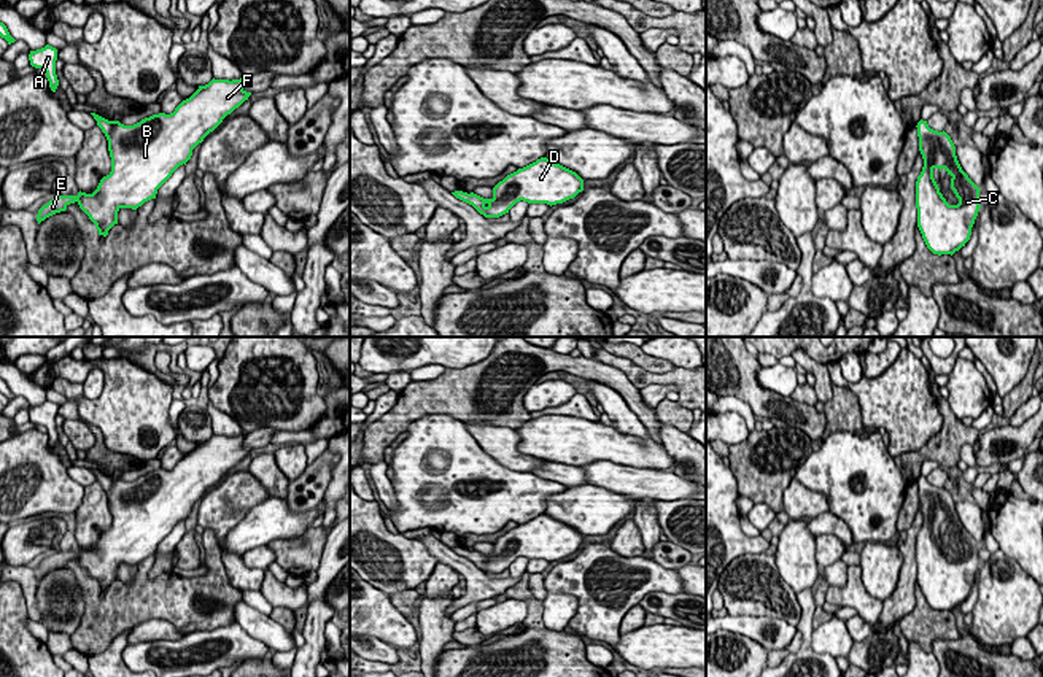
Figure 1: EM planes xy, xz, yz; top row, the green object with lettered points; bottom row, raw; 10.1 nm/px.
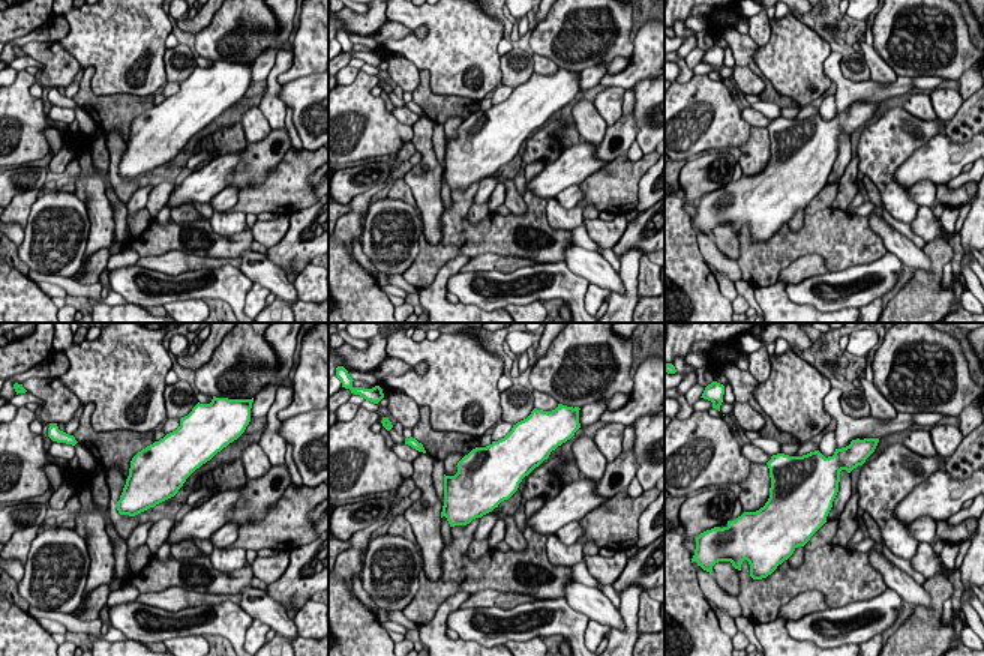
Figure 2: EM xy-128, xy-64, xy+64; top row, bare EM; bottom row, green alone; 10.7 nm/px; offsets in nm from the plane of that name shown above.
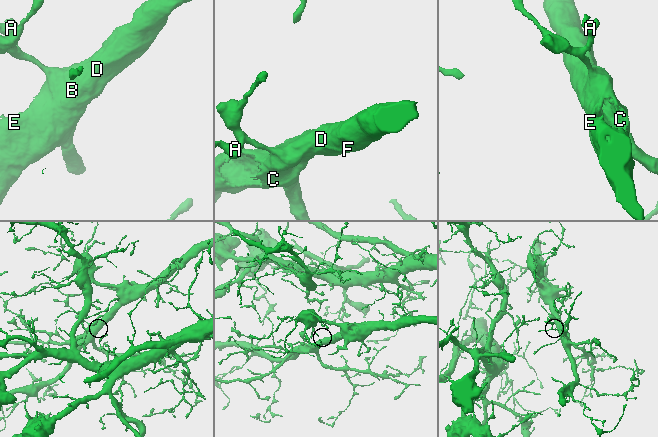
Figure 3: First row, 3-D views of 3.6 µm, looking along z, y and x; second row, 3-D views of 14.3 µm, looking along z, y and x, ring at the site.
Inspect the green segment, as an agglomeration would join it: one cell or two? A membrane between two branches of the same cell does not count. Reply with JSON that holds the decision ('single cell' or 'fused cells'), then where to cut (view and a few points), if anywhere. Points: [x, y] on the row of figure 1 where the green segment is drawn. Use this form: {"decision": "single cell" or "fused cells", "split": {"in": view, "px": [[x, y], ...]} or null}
{"decision": "single cell", "split": null}

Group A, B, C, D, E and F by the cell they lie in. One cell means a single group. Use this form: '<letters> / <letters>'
A B C D E F

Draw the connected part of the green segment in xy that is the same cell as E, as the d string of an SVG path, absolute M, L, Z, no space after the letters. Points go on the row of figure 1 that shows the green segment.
M245 75L240 79L211 79L205 86L199 86L199 89L186 100L183 100L173 113L165 114L153 114L149 118L142 119L134 126L124 126L119 121L108 121L95 113L91 113L97 121L97 126L102 129L108 140L108 151L111 157L111 172L103 176L92 194L78 192L76 195L57 195L49 200L38 210L37 221L38 224L46 218L65 211L70 203L78 203L79 208L89 216L89 219L95 224L99 235L107 237L108 230L118 224L118 211L121 208L137 210L145 202L156 199L157 189L172 176L172 173L180 167L186 165L186 162L192 156L192 149L204 141L204 138L213 132L223 119L231 114L235 108L238 108L251 92L243 89Z

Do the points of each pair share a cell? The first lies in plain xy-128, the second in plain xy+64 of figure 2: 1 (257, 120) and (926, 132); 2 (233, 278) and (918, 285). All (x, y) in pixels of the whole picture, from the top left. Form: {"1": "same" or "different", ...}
{"1": "different", "2": "different"}

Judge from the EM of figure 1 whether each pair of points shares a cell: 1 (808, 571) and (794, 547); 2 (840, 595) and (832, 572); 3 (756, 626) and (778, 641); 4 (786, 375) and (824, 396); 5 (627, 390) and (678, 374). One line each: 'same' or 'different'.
1: same
2: different
3: same
4: different
5: different

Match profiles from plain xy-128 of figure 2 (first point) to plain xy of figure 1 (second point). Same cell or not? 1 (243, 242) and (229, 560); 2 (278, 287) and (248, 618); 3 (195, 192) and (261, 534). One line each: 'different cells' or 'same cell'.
1: different cells
2: same cell
3: same cell

